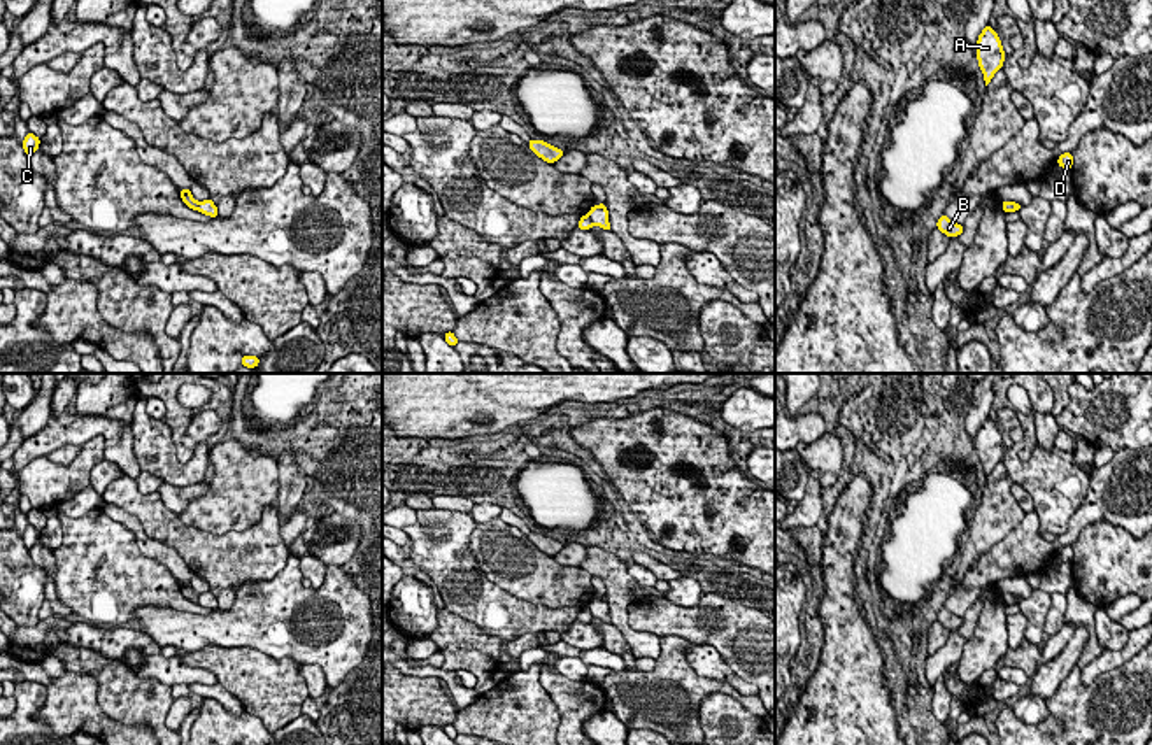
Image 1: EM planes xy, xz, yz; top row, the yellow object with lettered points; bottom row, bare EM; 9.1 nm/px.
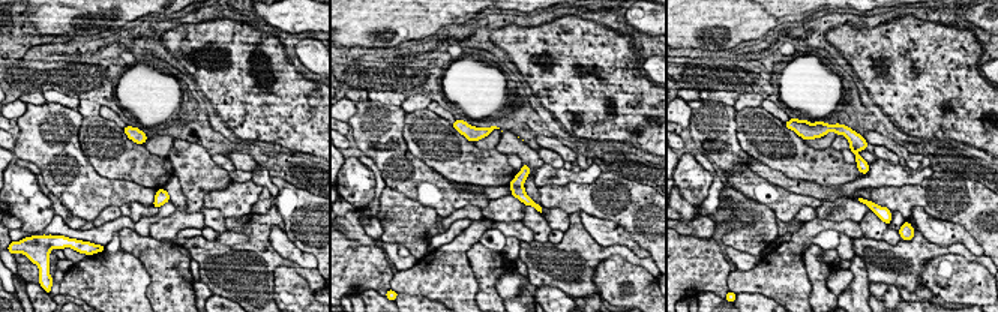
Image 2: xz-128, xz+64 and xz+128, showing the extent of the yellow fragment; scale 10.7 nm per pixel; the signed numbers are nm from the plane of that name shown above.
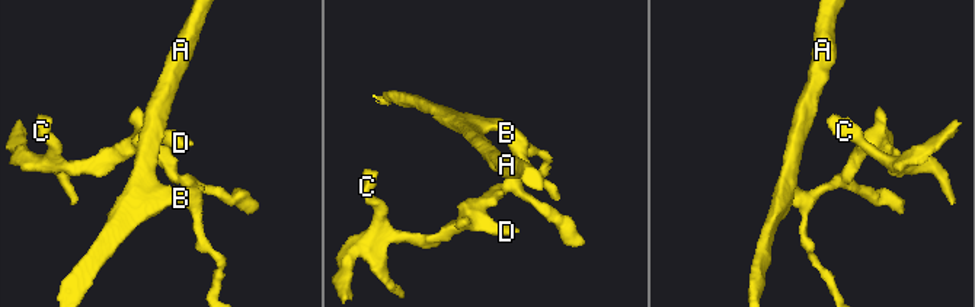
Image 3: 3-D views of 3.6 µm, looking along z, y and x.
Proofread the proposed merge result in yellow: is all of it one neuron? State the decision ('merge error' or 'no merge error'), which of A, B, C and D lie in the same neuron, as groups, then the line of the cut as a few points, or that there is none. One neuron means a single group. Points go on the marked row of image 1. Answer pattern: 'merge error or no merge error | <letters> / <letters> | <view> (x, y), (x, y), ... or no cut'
merge error | A B / C D | xy (197, 202), (199, 209)

